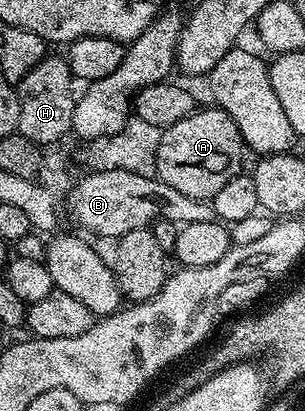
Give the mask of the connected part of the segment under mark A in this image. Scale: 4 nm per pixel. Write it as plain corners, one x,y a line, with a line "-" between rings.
196,109
185,120
177,120
177,124
163,131
156,154
159,180
184,196
204,200
221,192
222,186
241,173
245,155
243,137
235,121
224,110
210,109

